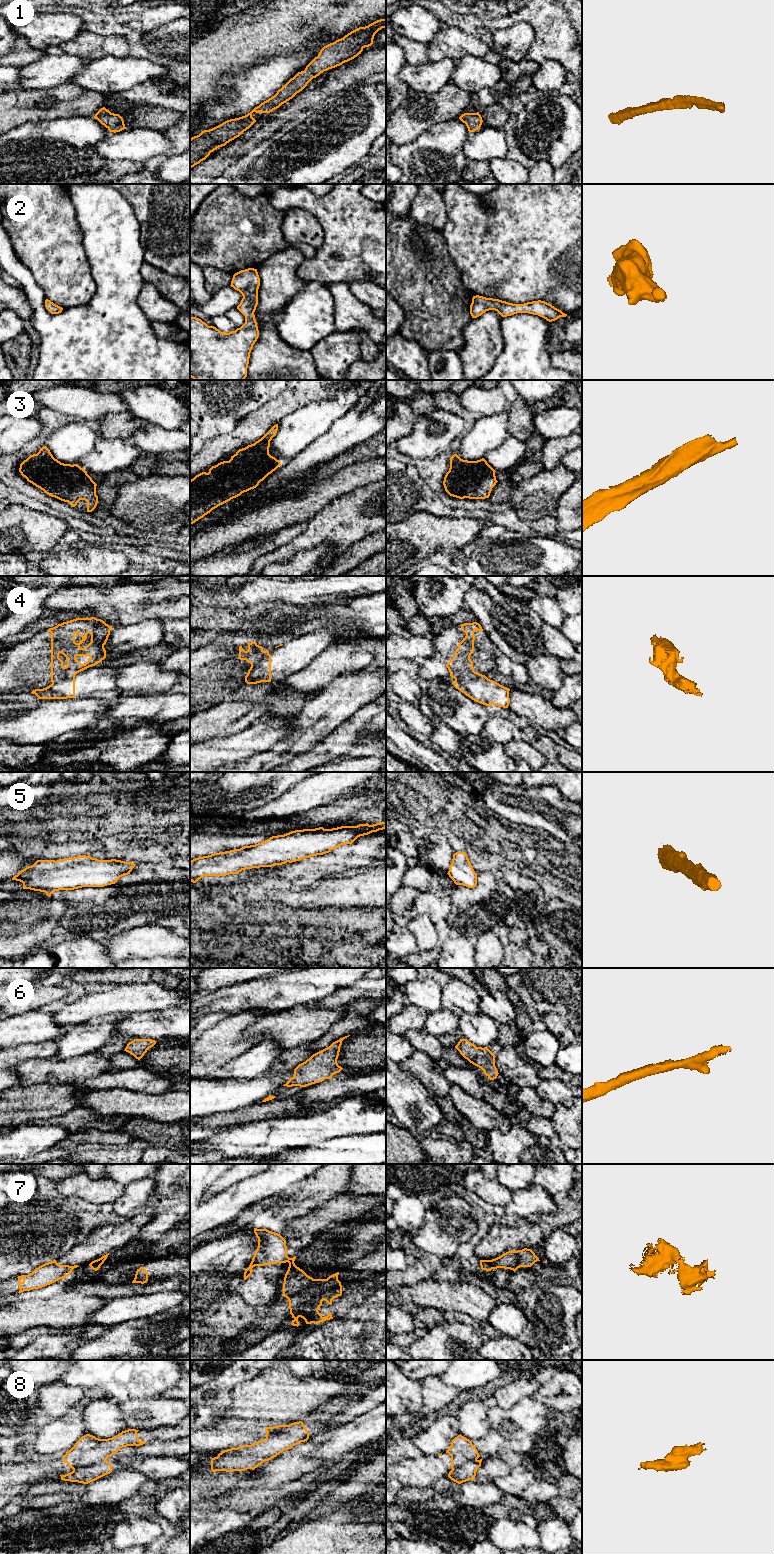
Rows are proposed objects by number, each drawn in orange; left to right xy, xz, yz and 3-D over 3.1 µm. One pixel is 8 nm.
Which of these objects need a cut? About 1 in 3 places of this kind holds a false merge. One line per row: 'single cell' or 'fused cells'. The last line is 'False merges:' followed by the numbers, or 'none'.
1: single cell
2: single cell
3: single cell
4: fused cells
5: single cell
6: single cell
7: fused cells
8: fused cells
False merges: 4, 7, 8

